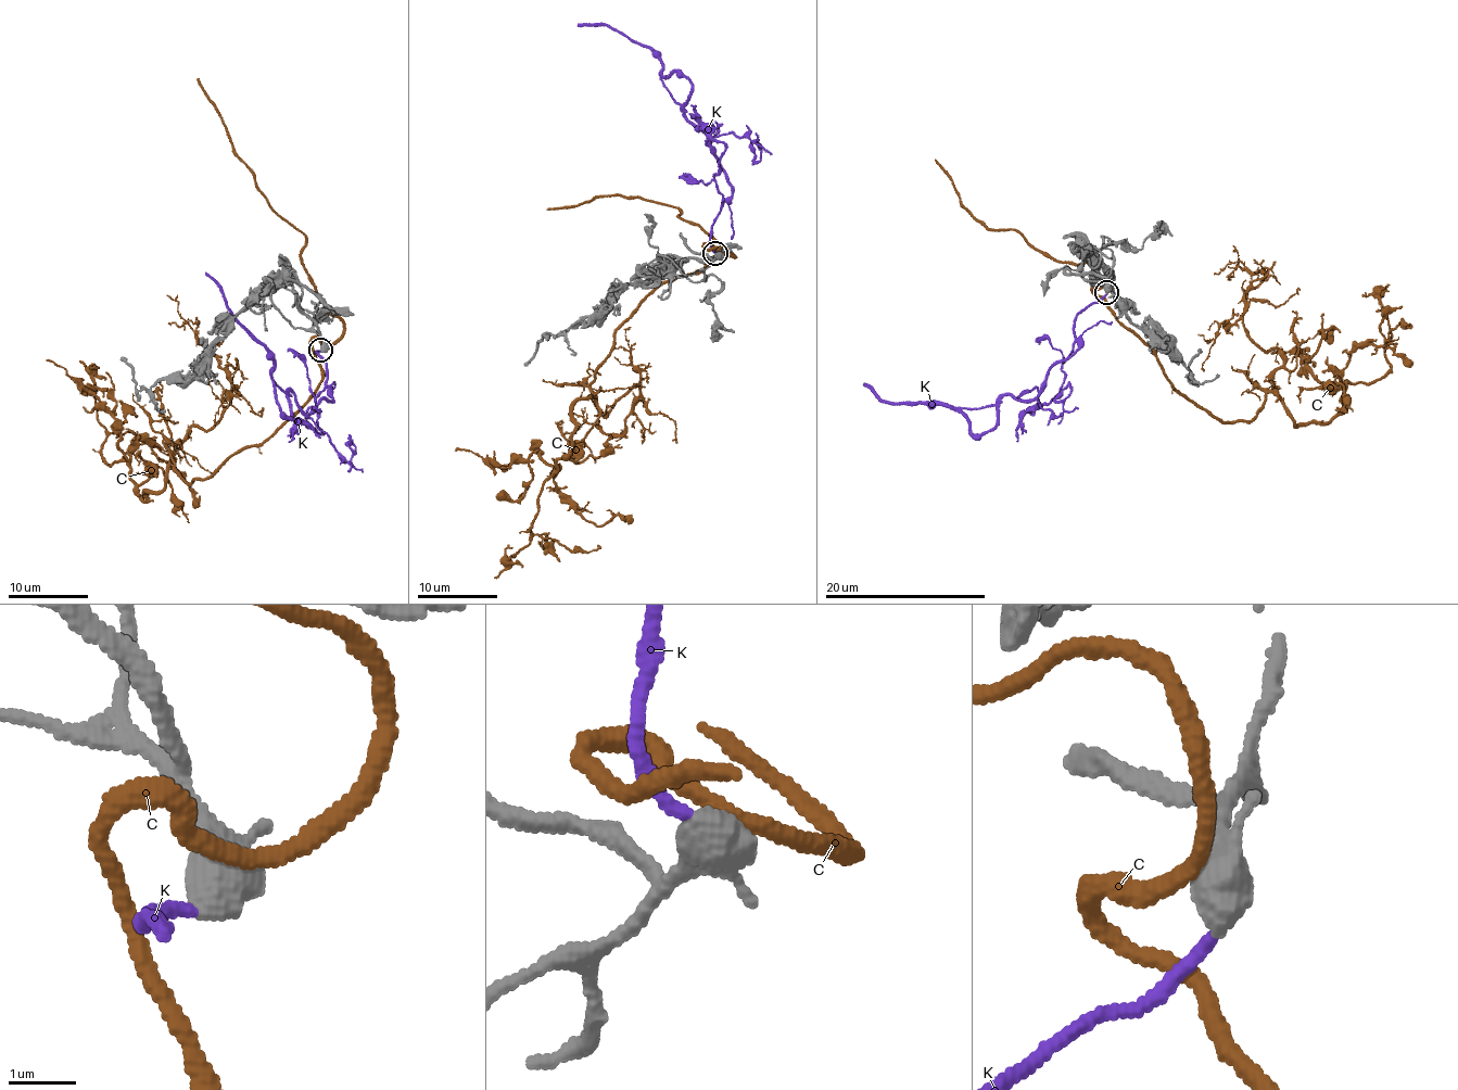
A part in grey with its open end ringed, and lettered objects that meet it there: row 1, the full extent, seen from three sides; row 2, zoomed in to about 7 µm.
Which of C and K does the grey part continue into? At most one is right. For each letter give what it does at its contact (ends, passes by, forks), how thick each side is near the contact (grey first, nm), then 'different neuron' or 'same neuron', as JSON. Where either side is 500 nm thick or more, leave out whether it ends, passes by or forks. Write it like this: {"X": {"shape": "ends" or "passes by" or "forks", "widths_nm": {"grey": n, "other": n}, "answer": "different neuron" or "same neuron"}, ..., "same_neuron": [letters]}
{"C": {"widths_nm": {"grey": 550, "other": 240}, "answer": "different neuron"}, "K": {"widths_nm": {"grey": 600, "other": 200}, "answer": "same neuron"}, "same_neuron": ["K"]}

